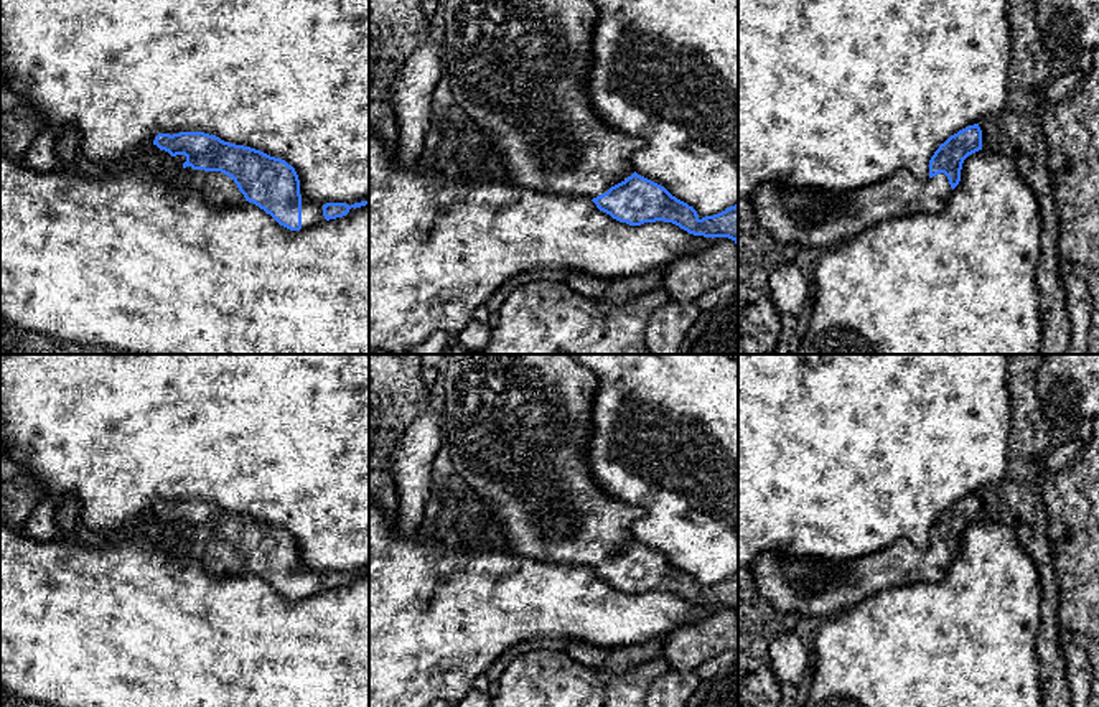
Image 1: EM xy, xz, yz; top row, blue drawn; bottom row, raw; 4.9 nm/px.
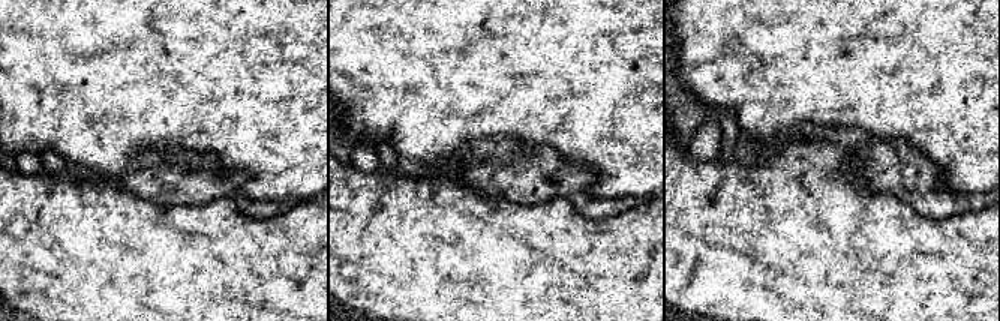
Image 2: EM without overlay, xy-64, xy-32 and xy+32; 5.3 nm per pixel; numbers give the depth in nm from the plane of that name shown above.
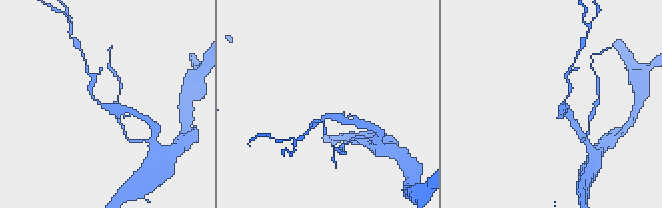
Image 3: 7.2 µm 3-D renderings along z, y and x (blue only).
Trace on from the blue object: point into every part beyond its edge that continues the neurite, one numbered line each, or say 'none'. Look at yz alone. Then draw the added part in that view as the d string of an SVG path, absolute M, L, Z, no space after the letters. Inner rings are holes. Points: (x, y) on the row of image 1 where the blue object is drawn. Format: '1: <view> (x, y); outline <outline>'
1: yz (811, 218); outline M900 168L875 185L837 193L761 183L751 201L758 221L776 241L829 250L886 219L939 213L951 193L944 173L919 181Z

